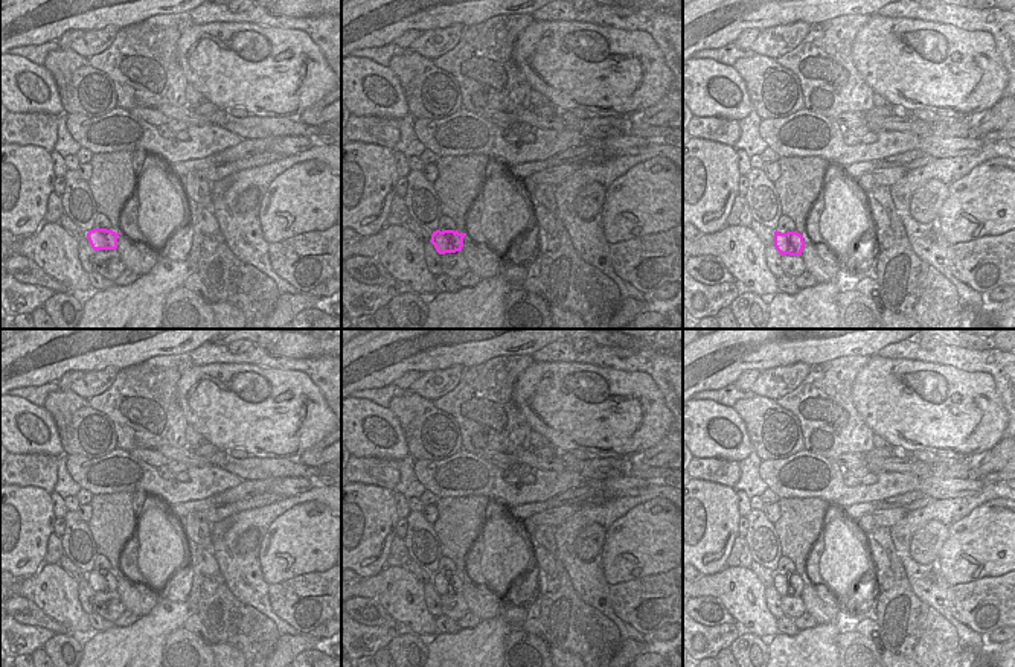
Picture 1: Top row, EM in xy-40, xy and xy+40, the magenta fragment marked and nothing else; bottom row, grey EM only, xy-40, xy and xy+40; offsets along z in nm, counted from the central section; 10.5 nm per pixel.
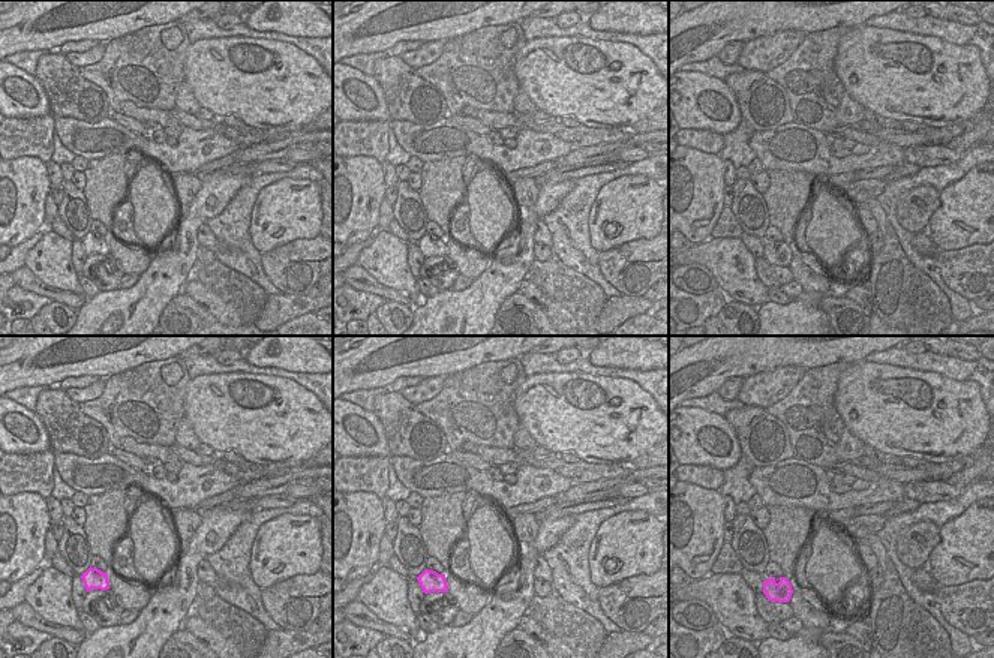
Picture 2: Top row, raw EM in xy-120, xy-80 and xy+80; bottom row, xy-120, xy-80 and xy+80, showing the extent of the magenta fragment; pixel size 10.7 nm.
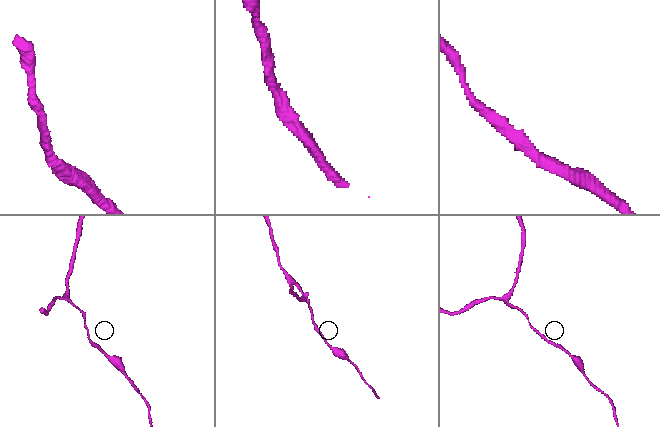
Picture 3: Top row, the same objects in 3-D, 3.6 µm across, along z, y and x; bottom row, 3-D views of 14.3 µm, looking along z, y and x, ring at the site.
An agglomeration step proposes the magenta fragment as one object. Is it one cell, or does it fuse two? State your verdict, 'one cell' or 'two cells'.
one cell

